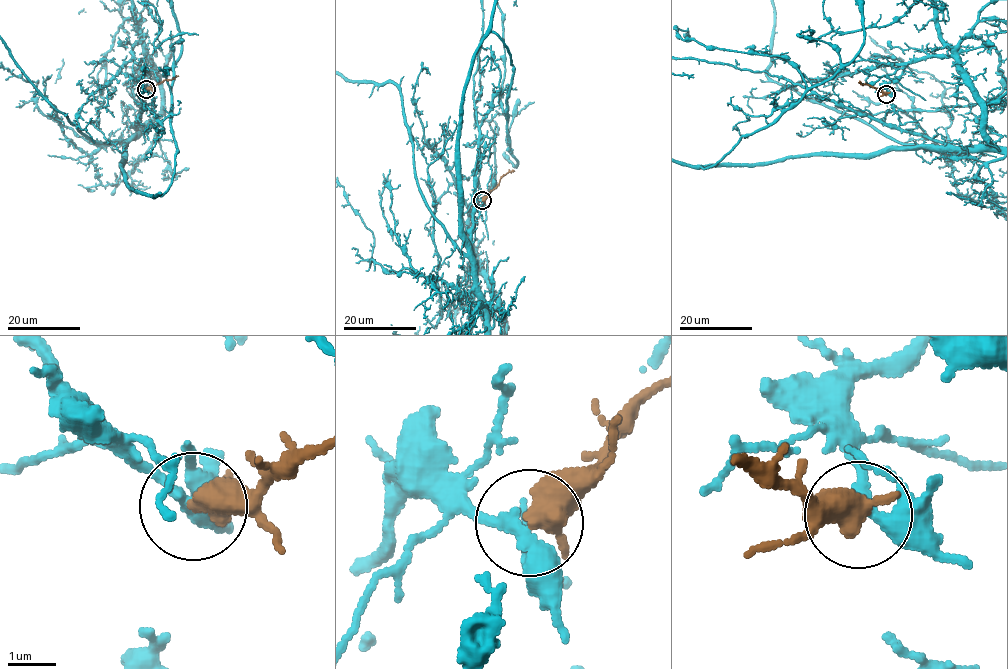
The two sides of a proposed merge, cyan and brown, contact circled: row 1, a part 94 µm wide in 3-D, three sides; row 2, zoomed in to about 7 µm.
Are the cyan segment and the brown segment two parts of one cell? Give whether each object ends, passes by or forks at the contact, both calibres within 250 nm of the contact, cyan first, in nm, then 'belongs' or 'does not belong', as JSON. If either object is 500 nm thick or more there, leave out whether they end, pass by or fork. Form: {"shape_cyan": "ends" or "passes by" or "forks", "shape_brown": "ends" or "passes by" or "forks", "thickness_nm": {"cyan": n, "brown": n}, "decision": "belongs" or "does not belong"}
{"shape_cyan": "forks", "shape_brown": "passes by", "thickness_nm": {"cyan": 280, "brown": 420}, "decision": "does not belong"}

